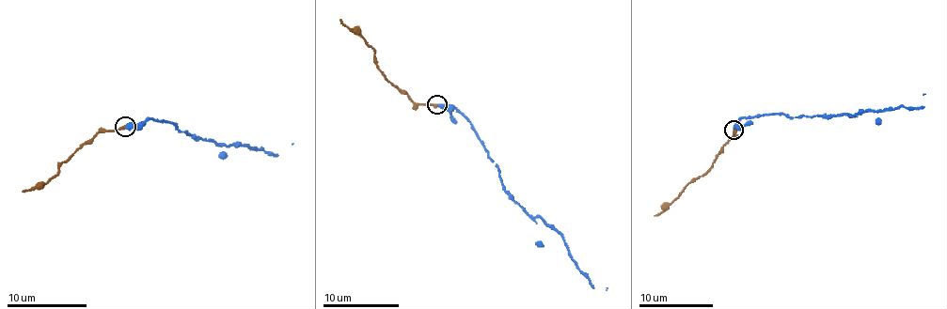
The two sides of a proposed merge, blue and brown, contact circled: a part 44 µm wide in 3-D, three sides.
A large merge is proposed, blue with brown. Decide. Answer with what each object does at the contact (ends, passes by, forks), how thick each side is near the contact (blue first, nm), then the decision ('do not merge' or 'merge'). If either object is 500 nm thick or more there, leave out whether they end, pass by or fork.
blue ends; brown ends; calibres 480 and 280 nm; merge

